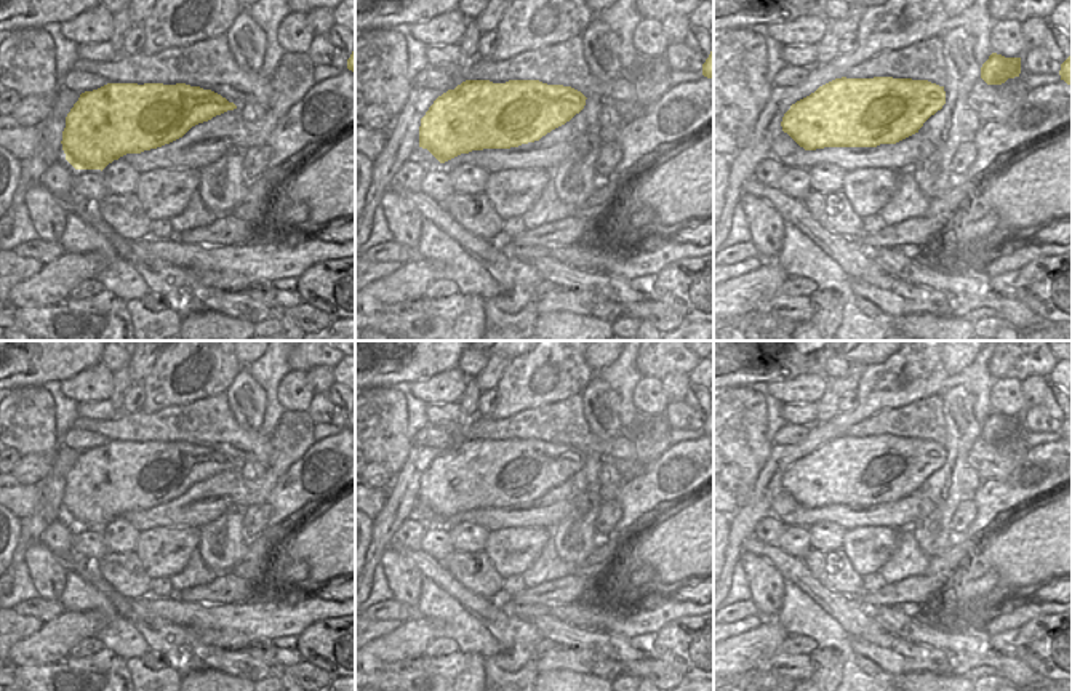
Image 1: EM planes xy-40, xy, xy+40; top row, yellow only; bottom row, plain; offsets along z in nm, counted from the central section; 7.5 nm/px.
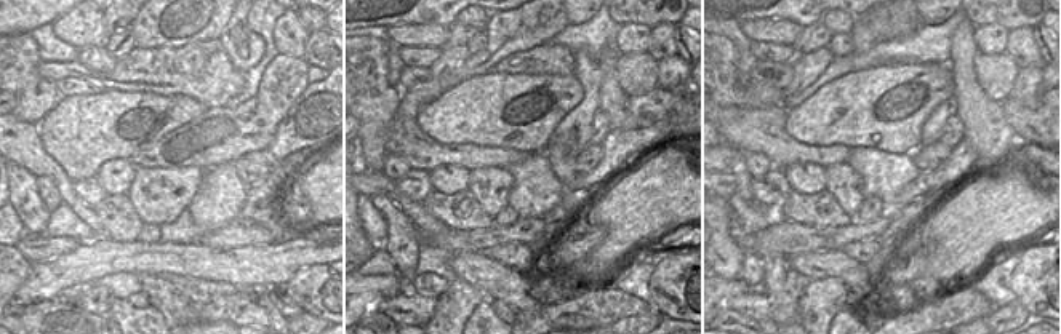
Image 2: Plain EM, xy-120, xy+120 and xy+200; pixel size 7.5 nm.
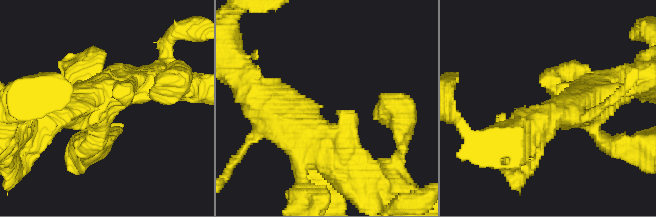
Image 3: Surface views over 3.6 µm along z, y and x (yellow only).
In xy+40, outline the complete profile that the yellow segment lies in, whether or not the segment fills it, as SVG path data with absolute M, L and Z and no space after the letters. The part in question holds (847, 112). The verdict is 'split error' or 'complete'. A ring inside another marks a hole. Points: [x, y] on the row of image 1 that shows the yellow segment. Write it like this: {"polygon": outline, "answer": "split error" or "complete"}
{"polygon": "M874 77L835 78L797 101L784 114L781 126L800 147L877 147L896 144L915 133L946 104L944 86L928 80Z", "answer": "complete"}

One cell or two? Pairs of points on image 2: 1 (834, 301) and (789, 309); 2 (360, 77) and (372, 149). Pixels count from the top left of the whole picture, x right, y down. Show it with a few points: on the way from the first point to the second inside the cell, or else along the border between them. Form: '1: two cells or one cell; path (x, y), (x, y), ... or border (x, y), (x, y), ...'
1: two cells; border (797, 299), (799, 317)
2: one cell; path (367, 95), (372, 101), (372, 131)

